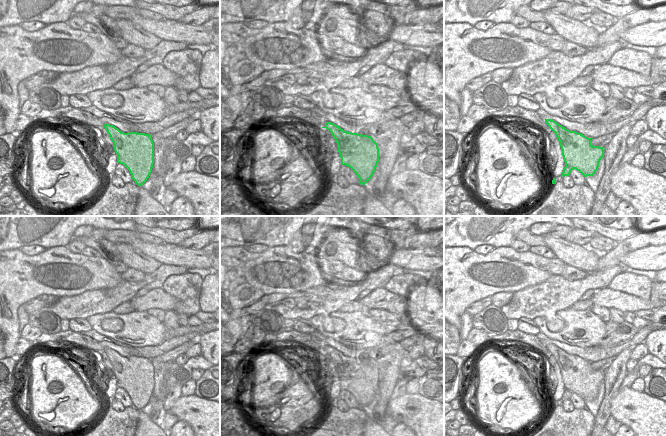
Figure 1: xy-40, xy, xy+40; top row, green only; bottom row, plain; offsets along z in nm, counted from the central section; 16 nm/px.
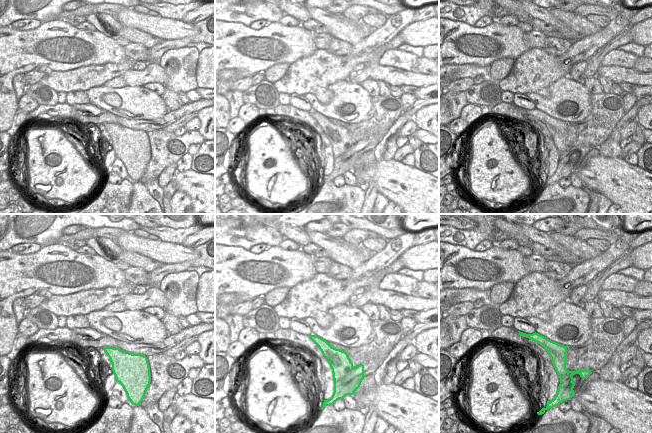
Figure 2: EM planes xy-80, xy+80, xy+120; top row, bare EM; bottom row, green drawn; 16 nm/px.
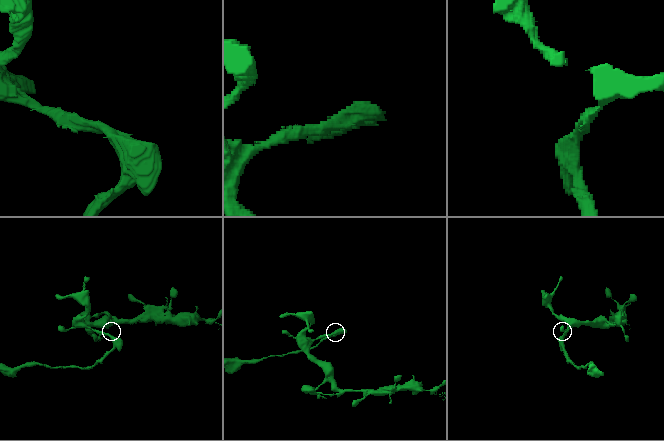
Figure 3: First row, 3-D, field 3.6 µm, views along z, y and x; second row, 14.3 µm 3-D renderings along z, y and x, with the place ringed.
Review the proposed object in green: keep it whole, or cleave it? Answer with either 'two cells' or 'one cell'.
two cells

